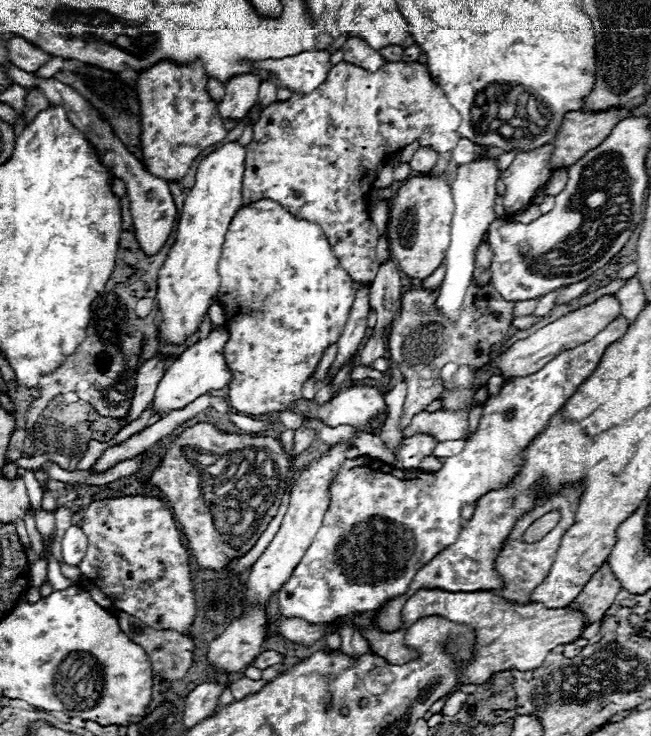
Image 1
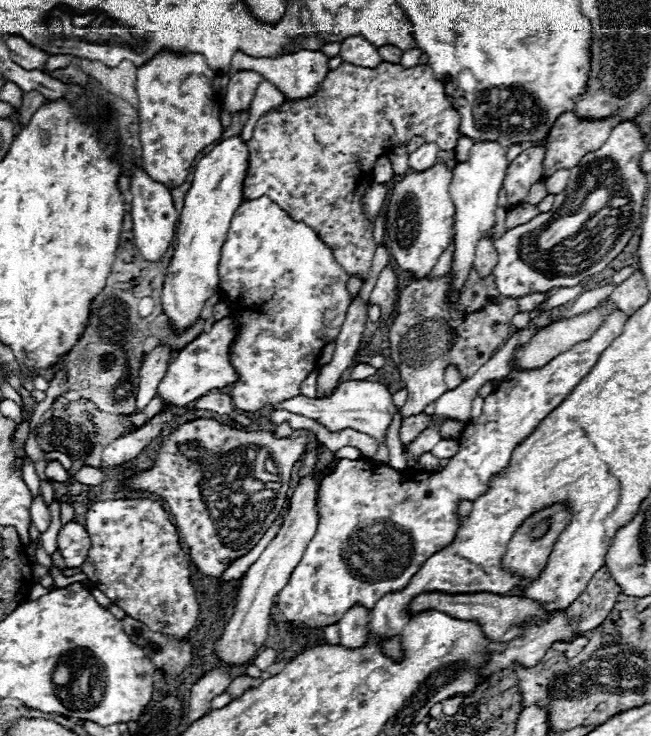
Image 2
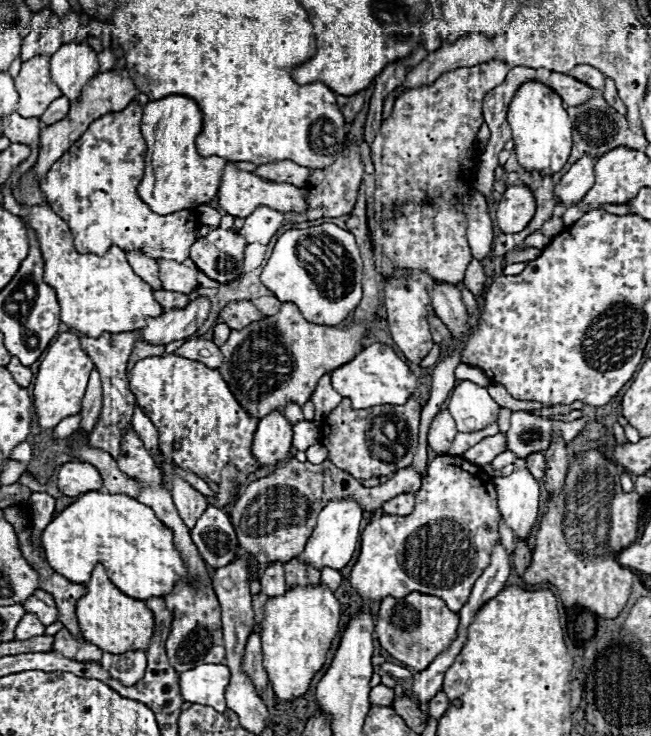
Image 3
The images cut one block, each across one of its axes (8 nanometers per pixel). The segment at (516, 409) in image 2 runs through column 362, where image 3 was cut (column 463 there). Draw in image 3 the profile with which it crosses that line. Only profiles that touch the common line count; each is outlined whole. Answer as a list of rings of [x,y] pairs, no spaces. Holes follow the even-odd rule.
[[[436,456],[422,478],[422,488],[416,492],[414,512],[408,516],[382,514],[374,518],[362,532],[362,550],[352,568],[350,582],[362,596],[364,604],[378,602],[386,596],[404,598],[412,590],[438,596],[452,612],[458,612],[470,598],[470,590],[484,568],[490,564],[490,552],[498,542],[500,512],[496,504],[496,488],[492,478],[480,468],[466,462],[462,456]]]

